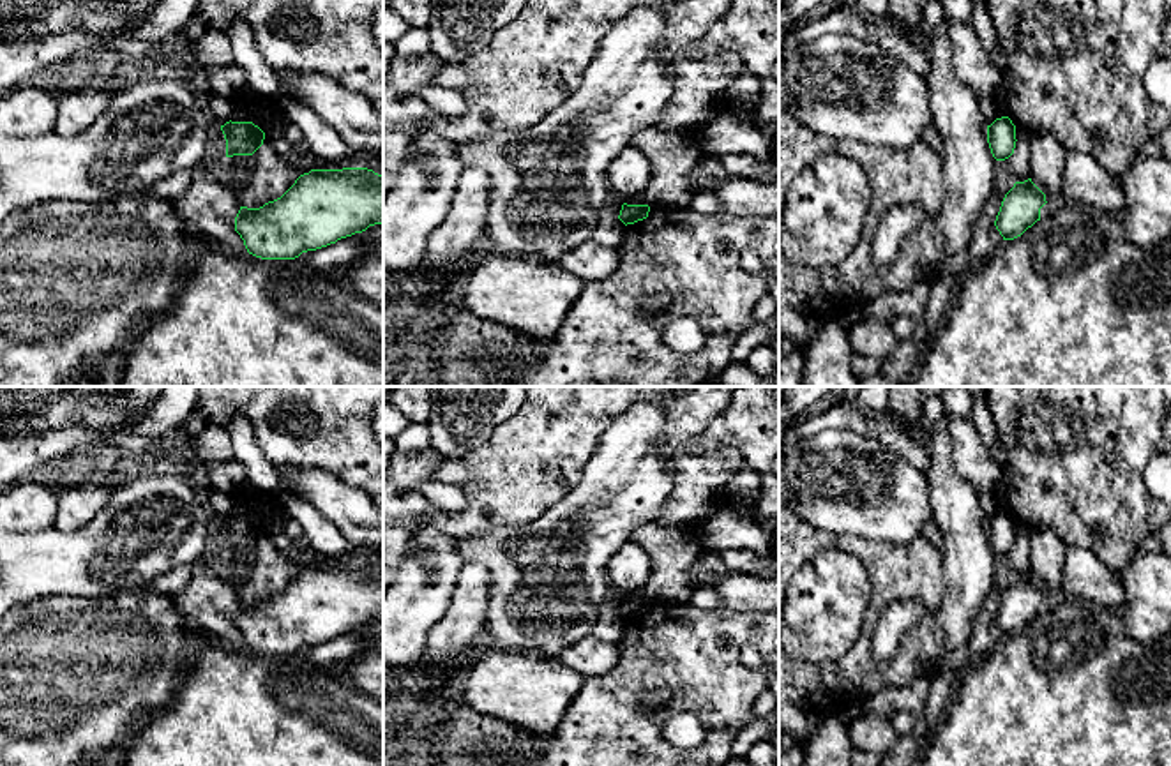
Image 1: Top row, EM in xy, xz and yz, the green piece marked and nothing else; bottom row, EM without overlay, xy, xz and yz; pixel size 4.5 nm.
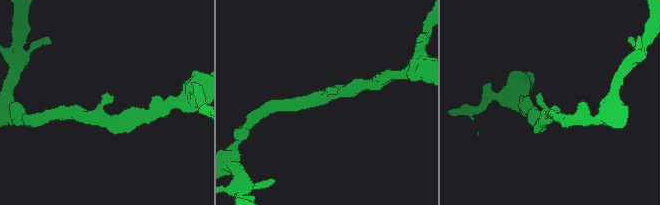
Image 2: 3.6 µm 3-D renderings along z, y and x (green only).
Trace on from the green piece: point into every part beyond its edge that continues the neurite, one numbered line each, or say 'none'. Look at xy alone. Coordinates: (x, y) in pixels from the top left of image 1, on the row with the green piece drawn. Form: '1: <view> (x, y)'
none

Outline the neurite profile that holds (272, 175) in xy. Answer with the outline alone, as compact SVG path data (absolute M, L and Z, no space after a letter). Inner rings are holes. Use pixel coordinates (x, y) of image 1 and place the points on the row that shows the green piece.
M261 145L253 157L253 178L240 194L240 203L247 208L260 208L281 198L295 184L298 173L267 145Z

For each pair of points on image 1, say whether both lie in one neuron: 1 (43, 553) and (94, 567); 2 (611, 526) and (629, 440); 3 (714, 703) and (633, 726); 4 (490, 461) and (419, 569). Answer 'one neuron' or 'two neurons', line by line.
1: one neuron
2: one neuron
3: one neuron
4: two neurons

